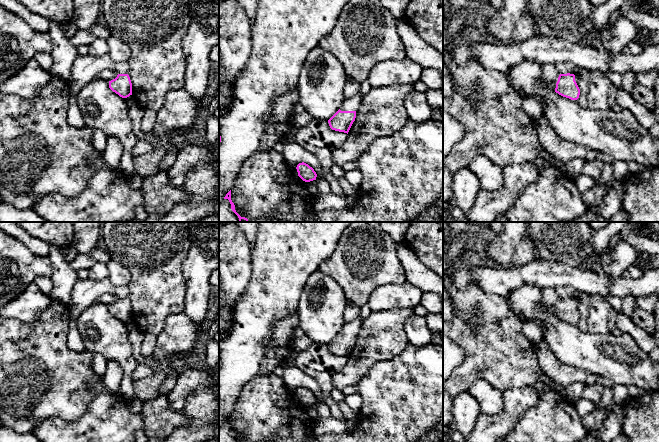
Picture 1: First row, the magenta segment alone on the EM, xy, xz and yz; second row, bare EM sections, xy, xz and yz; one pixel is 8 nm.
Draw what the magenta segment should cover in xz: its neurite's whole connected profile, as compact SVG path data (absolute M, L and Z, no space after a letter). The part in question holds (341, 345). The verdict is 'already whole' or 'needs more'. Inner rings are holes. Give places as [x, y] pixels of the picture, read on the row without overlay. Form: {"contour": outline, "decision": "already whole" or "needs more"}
{"contour": "M360 316L351 322L344 323L340 333L328 344L330 352L348 358L355 345L356 336L361 329L362 323Z", "decision": "needs more"}

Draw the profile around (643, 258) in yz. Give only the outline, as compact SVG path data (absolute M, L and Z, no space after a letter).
M638 251L638 261L633 265L636 267L646 266L649 262L650 255L644 252Z

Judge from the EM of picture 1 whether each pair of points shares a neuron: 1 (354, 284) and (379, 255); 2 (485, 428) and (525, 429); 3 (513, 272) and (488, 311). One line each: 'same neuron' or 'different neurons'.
1: same neuron
2: different neurons
3: different neurons

